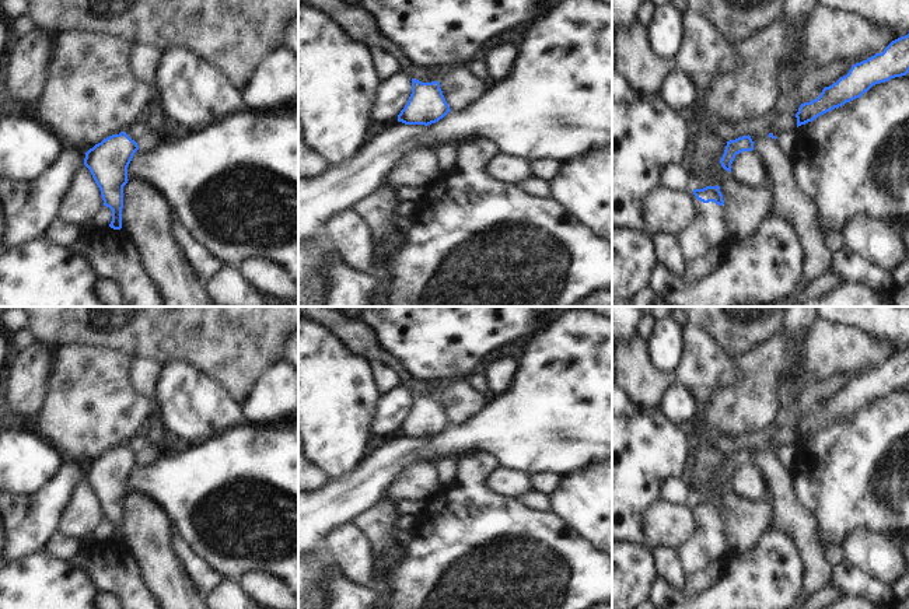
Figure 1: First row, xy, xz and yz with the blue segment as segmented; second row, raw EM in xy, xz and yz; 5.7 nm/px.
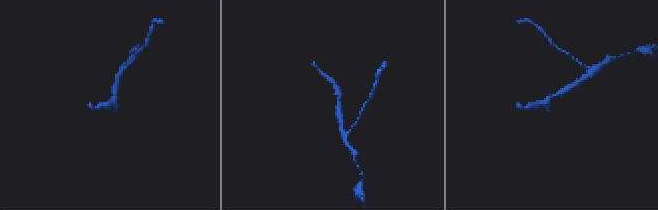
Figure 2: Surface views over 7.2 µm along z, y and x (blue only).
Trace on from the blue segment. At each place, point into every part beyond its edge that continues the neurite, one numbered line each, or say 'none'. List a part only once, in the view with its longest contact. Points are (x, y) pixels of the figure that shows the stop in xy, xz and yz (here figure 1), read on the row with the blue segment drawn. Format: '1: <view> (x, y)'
1: yz (709, 230).

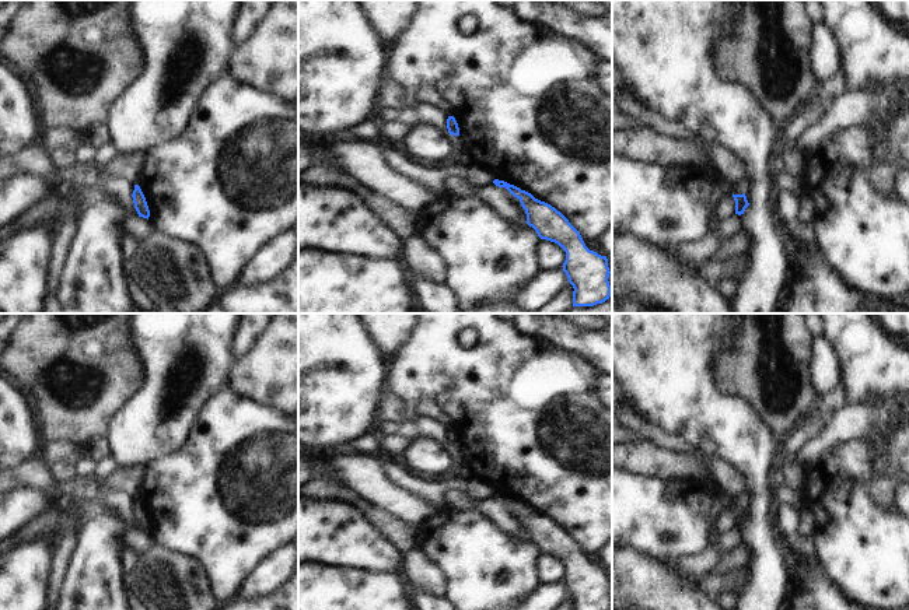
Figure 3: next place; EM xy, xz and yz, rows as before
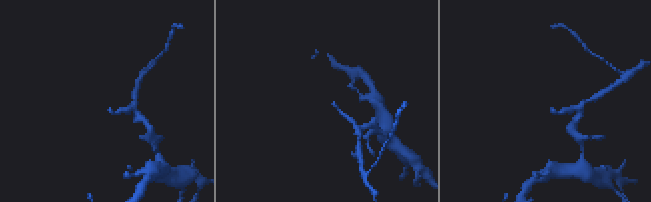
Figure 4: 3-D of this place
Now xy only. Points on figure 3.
none.

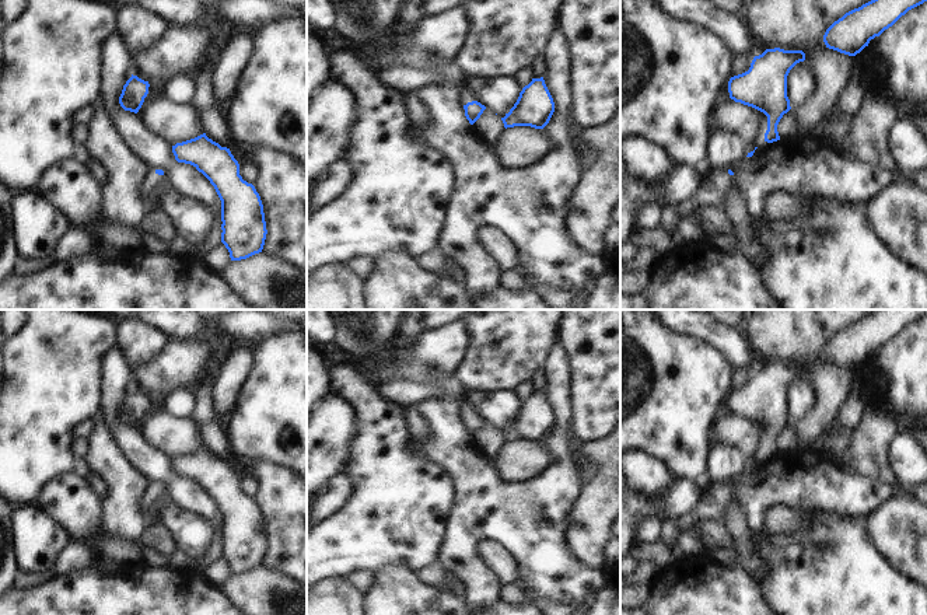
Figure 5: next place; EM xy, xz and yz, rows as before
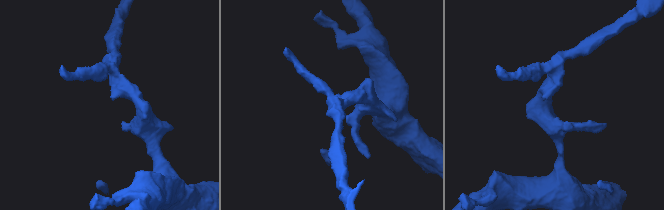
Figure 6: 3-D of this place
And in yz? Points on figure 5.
1: yz (714, 185).

